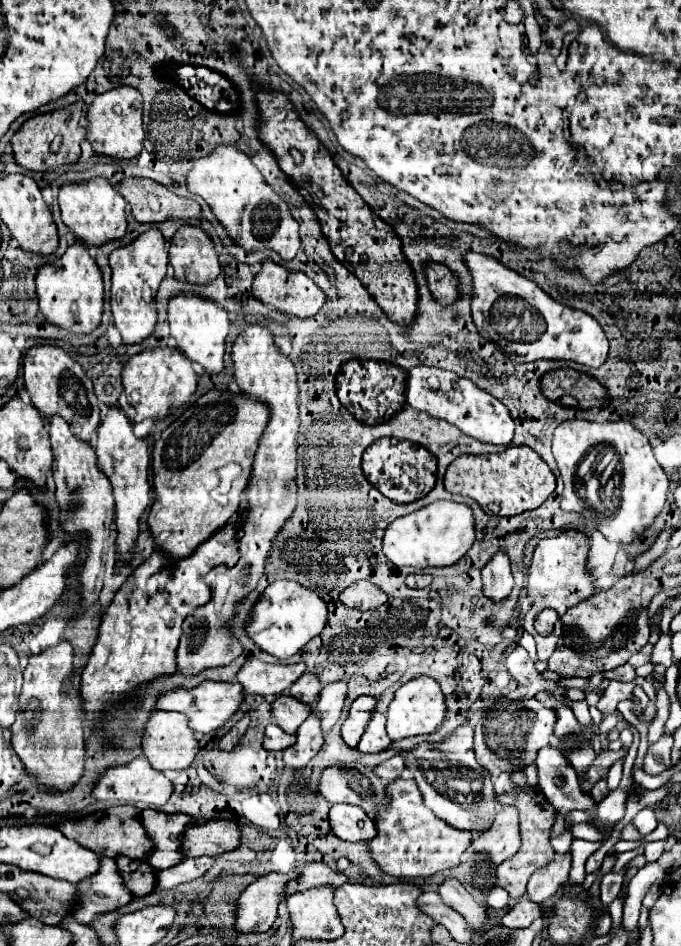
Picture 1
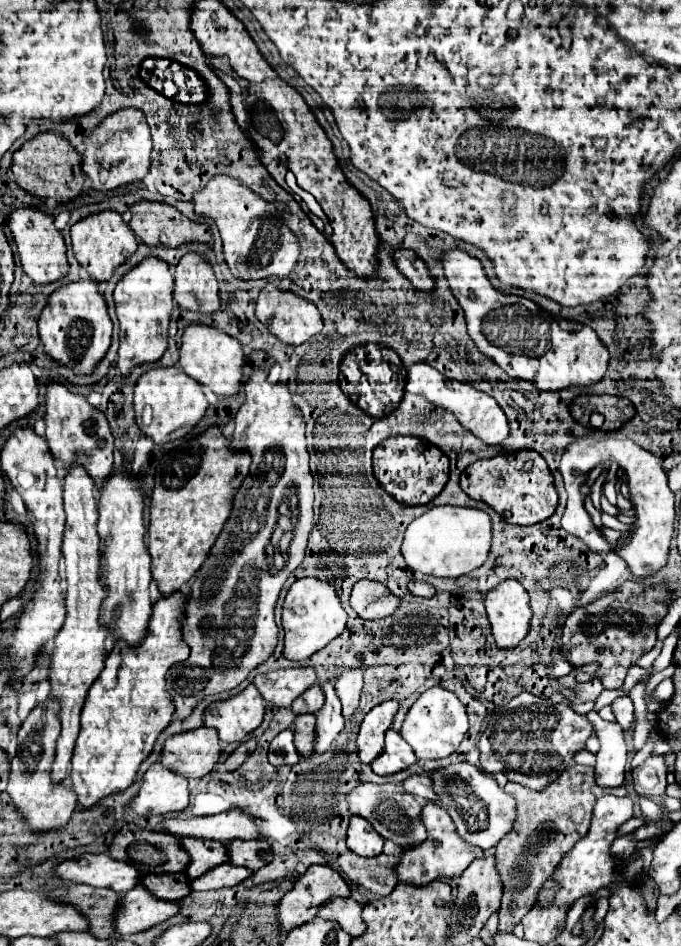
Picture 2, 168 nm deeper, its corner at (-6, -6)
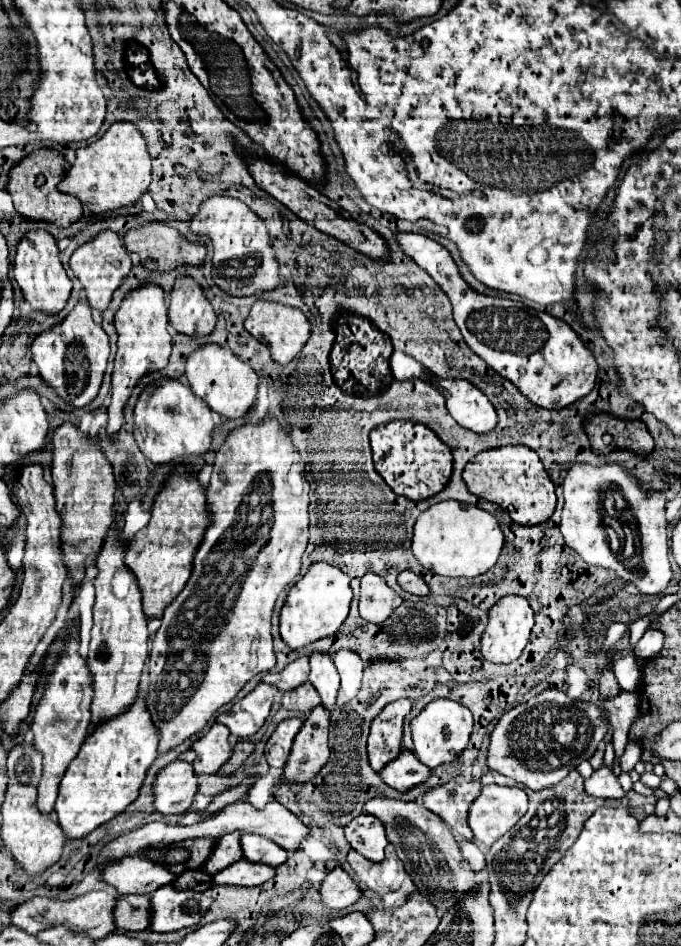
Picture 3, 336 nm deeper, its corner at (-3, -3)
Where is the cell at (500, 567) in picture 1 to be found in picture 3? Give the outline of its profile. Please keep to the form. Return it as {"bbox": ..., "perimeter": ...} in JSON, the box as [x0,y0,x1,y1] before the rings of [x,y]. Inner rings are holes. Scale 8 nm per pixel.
{"bbox":[481,594,533,664],"perimeter":[[[507,594],[507,596],[499,598],[489,608],[489,624],[481,638],[483,658],[489,662],[495,662],[495,664],[509,664],[509,662],[517,660],[529,642],[531,628],[533,628],[533,610],[531,610],[529,602],[525,600],[525,596]]]}

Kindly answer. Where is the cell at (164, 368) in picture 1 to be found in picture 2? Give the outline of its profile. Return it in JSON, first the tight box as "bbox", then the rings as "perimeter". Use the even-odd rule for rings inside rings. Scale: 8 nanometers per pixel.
{"bbox":[133,367,208,445],"perimeter":[[[162,367],[146,371],[138,385],[134,387],[133,408],[135,422],[142,435],[150,437],[154,443],[164,445],[168,441],[190,435],[190,431],[200,423],[208,409],[202,385],[190,379],[180,367]]]}

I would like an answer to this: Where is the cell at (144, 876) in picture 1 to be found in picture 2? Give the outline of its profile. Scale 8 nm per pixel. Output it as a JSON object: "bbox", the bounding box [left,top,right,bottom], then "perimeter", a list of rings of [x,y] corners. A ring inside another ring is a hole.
{"bbox":[142,875,190,901],"perimeter":[[[146,875],[142,885],[166,901],[180,901],[190,893],[190,879],[186,875]]]}

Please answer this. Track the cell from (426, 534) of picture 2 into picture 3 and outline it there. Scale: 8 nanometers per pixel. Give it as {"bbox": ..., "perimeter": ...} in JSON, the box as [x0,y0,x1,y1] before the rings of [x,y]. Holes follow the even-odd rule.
{"bbox":[411,500,505,578],"perimeter":[[[447,500],[433,504],[431,508],[419,514],[413,526],[411,550],[419,564],[425,570],[431,570],[433,574],[475,578],[495,566],[503,544],[505,538],[493,514],[465,502]]]}

